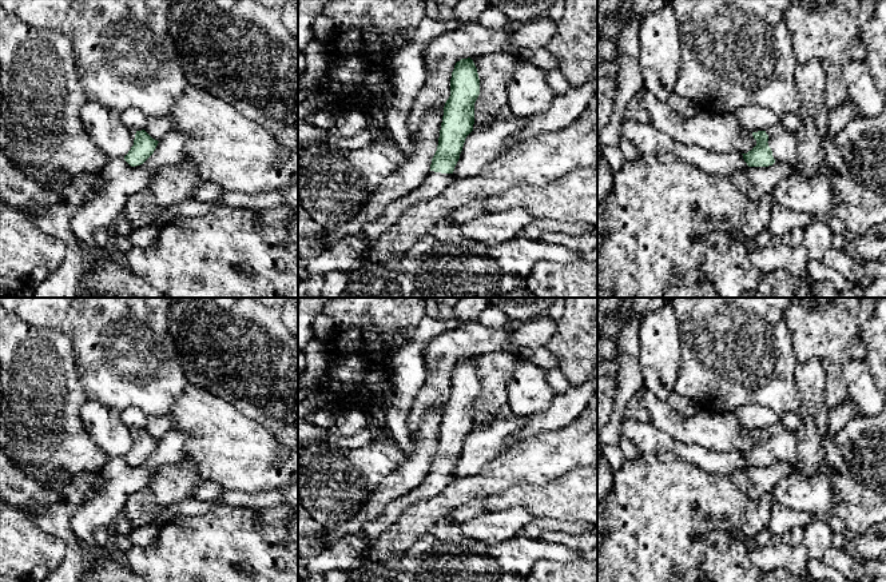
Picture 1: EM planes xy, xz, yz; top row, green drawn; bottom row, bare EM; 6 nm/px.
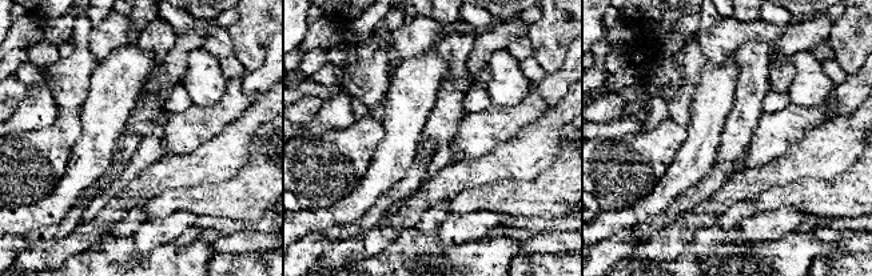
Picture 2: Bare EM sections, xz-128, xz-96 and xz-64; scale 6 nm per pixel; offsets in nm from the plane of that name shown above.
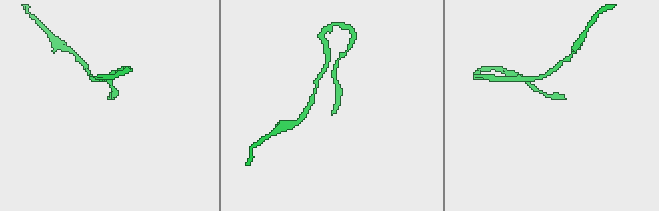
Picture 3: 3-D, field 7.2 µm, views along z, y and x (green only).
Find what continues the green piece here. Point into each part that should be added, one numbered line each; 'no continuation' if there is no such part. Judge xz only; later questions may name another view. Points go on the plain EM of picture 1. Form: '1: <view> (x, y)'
1: xz (434, 482)

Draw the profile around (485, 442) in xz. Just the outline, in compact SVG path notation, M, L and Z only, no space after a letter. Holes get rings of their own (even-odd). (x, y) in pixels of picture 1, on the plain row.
M496 416L489 424L480 424L466 435L453 479L478 474L489 462L508 450L512 435L528 423L528 418Z

